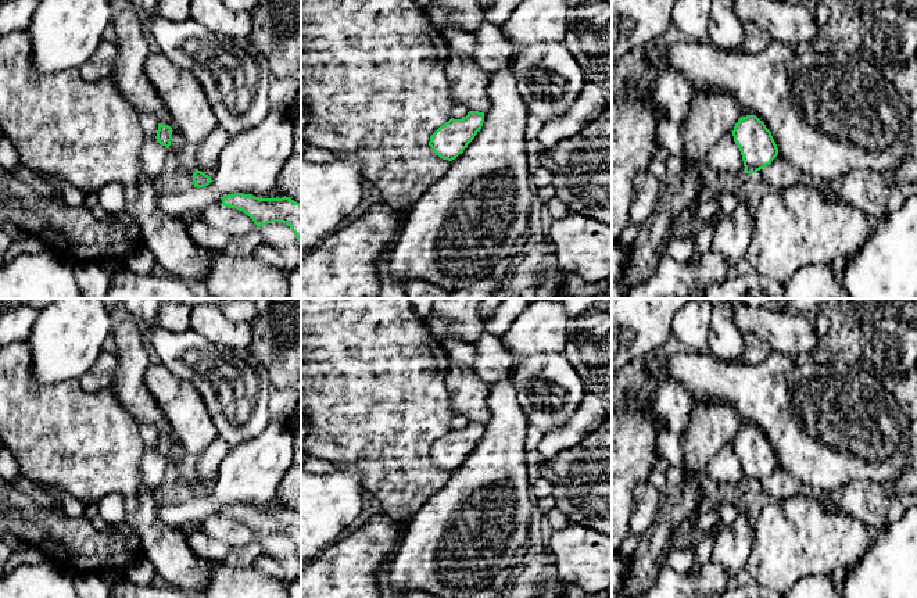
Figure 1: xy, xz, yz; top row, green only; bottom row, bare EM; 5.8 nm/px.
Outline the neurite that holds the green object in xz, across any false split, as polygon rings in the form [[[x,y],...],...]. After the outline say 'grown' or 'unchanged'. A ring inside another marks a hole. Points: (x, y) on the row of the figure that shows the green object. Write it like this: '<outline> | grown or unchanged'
[[[469,111],[461,119],[451,118],[430,136],[429,146],[440,158],[452,161],[474,139],[483,122],[484,112],[479,111]]] | unchanged

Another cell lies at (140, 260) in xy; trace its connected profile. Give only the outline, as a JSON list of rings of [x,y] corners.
[[[139,243],[126,257],[125,266],[126,269],[140,273],[140,275],[153,275],[155,265],[154,254],[143,243]]]

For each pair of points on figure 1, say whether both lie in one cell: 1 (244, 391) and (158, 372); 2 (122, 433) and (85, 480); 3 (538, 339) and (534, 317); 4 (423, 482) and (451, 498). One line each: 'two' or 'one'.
1: two
2: one
3: one
4: two

